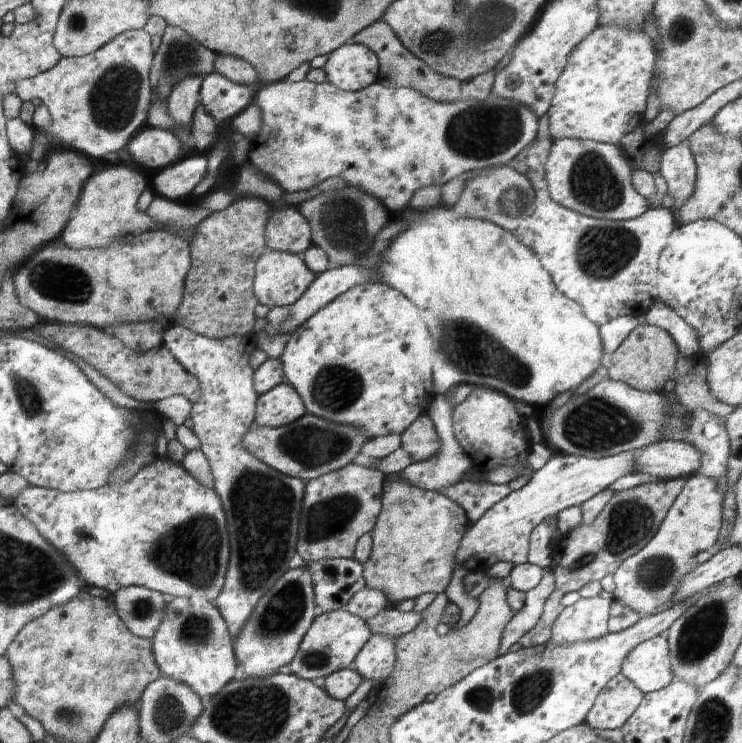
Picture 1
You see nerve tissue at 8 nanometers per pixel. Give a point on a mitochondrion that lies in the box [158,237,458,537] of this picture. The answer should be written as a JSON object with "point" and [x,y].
{"point":[311,445]}

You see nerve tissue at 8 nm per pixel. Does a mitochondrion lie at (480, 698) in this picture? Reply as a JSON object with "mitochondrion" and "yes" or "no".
{"mitochondrion":"yes"}

